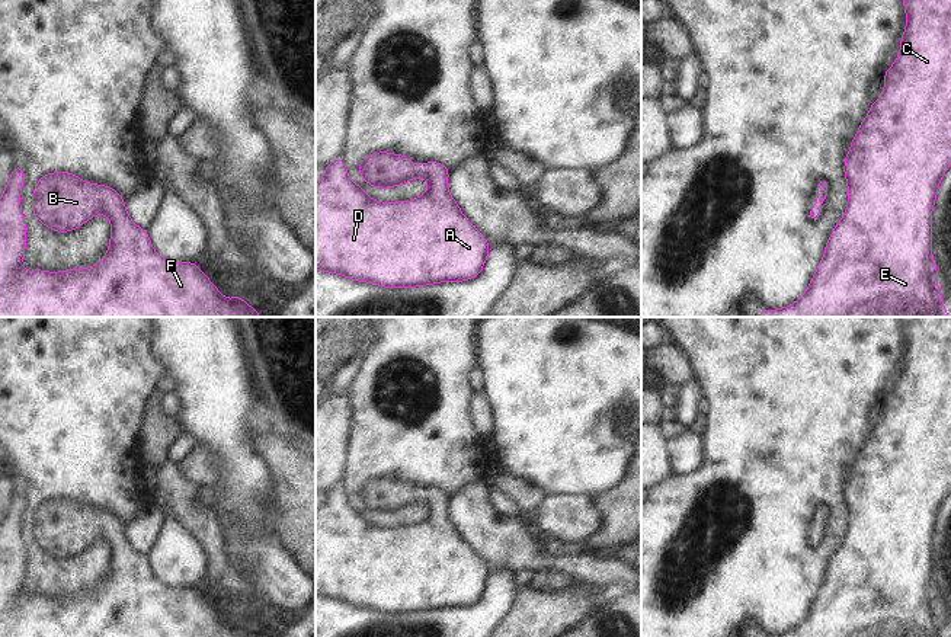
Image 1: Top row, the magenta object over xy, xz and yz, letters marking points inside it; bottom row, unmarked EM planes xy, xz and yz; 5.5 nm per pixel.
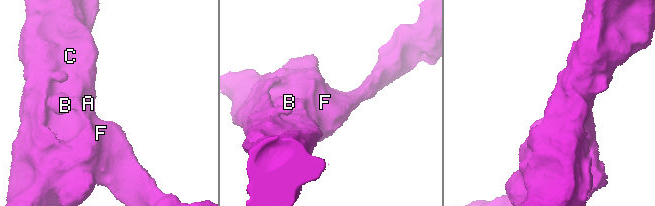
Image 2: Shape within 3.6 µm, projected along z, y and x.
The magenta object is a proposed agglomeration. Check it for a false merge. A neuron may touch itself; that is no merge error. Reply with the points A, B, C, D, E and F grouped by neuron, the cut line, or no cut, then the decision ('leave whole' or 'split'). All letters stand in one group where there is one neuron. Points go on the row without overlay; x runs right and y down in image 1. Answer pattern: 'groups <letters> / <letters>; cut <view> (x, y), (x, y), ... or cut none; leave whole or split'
groups A B C D E F; cut none; leave whole

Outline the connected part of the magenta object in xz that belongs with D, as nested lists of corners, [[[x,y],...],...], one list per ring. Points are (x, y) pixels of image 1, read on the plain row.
[[[378,477],[375,480],[368,480],[359,490],[358,496],[364,506],[366,506],[372,513],[390,515],[393,512],[400,512],[407,508],[412,508],[416,502],[423,503],[429,513],[428,516],[416,524],[414,526],[397,526],[394,529],[385,529],[382,526],[374,526],[369,521],[366,521],[355,508],[349,505],[349,499],[346,496],[346,489],[342,483],[337,483],[334,487],[326,492],[326,497],[320,508],[316,509],[316,596],[324,596],[329,599],[339,599],[352,606],[368,608],[377,612],[385,614],[414,614],[414,612],[426,612],[435,611],[438,608],[464,608],[467,605],[473,605],[483,598],[483,590],[489,583],[489,567],[487,564],[464,542],[461,534],[457,526],[451,522],[448,516],[448,503],[449,496],[446,490],[436,487],[426,487],[420,492],[414,492],[407,481],[393,480],[388,477]]]

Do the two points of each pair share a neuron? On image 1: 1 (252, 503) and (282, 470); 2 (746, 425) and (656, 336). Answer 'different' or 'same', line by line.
1: different
2: different

